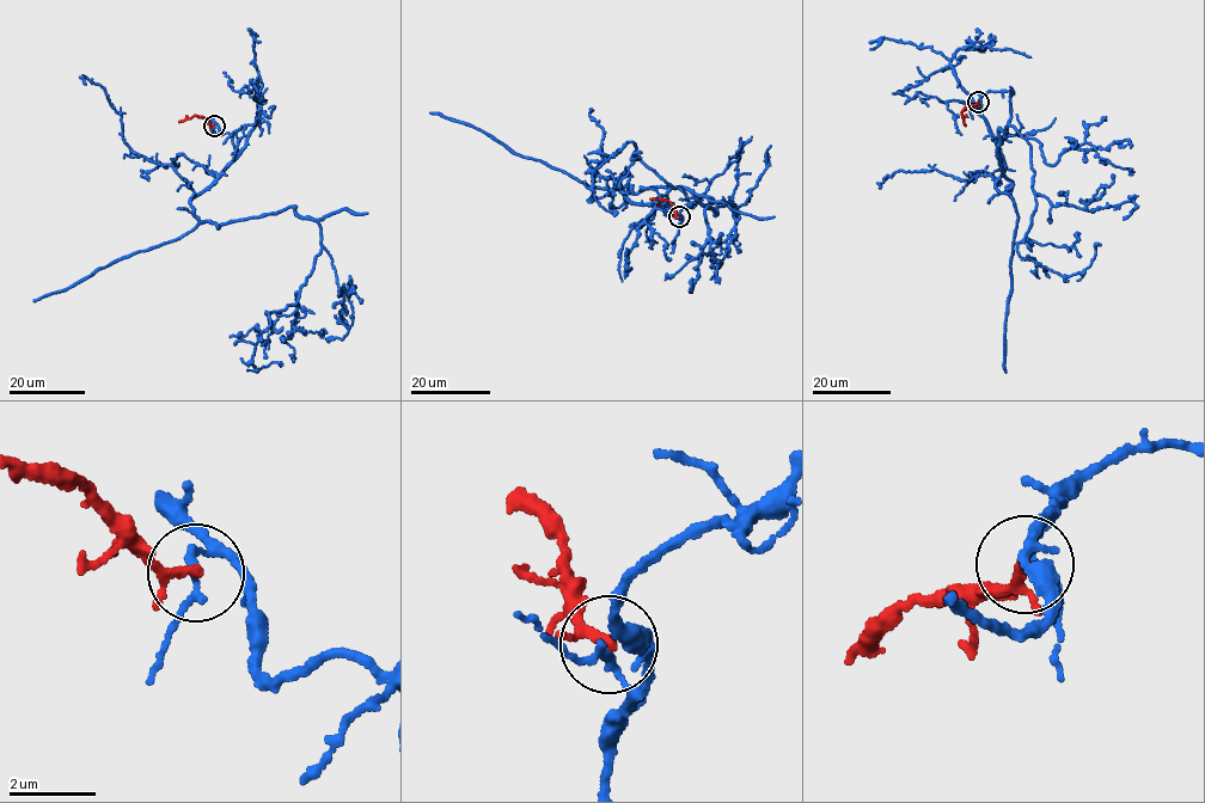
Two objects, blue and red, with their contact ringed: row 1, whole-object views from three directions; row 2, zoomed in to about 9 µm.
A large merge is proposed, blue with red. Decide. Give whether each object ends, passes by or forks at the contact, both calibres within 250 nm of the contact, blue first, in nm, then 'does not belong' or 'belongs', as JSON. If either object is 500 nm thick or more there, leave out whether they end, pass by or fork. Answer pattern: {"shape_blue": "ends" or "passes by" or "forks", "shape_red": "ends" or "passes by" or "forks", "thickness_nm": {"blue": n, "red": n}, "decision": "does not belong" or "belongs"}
{"shape_blue": "passes by", "shape_red": "passes by", "thickness_nm": {"blue": 160, "red": 170}, "decision": "does not belong"}

